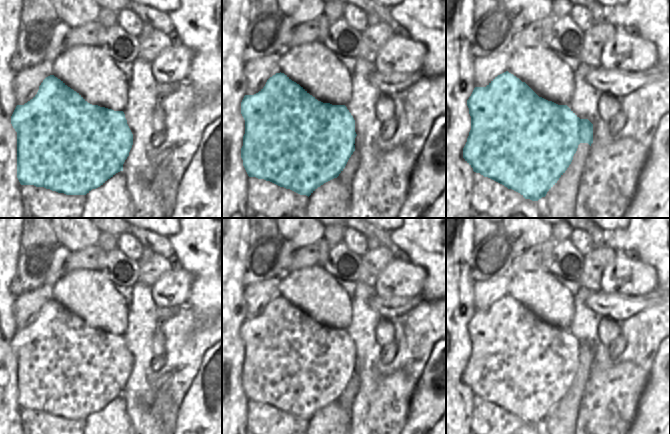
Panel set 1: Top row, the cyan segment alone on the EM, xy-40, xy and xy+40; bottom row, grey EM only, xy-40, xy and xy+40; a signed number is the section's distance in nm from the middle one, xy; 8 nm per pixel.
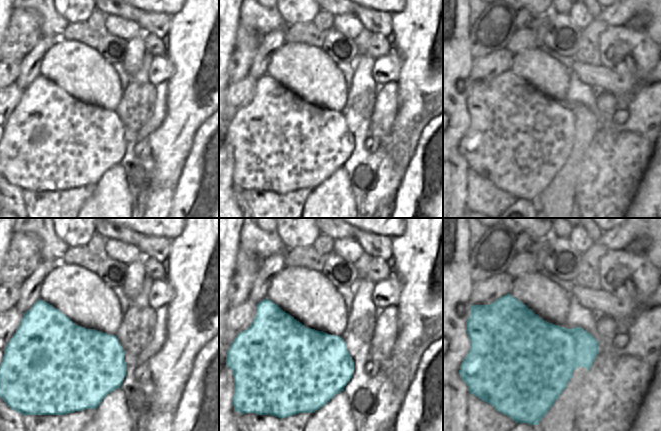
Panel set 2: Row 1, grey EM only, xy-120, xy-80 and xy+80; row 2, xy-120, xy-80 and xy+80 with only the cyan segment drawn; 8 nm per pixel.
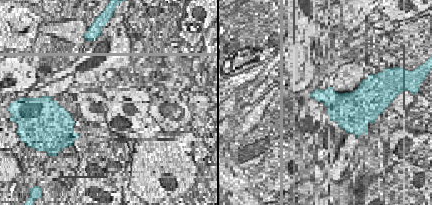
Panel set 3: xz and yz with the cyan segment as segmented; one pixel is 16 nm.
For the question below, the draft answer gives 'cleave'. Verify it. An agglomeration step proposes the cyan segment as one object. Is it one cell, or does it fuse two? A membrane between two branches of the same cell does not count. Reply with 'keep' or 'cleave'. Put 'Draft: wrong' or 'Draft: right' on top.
Draft: right
cleave

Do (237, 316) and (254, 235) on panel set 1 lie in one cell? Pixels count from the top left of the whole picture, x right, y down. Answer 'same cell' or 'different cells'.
different cells

